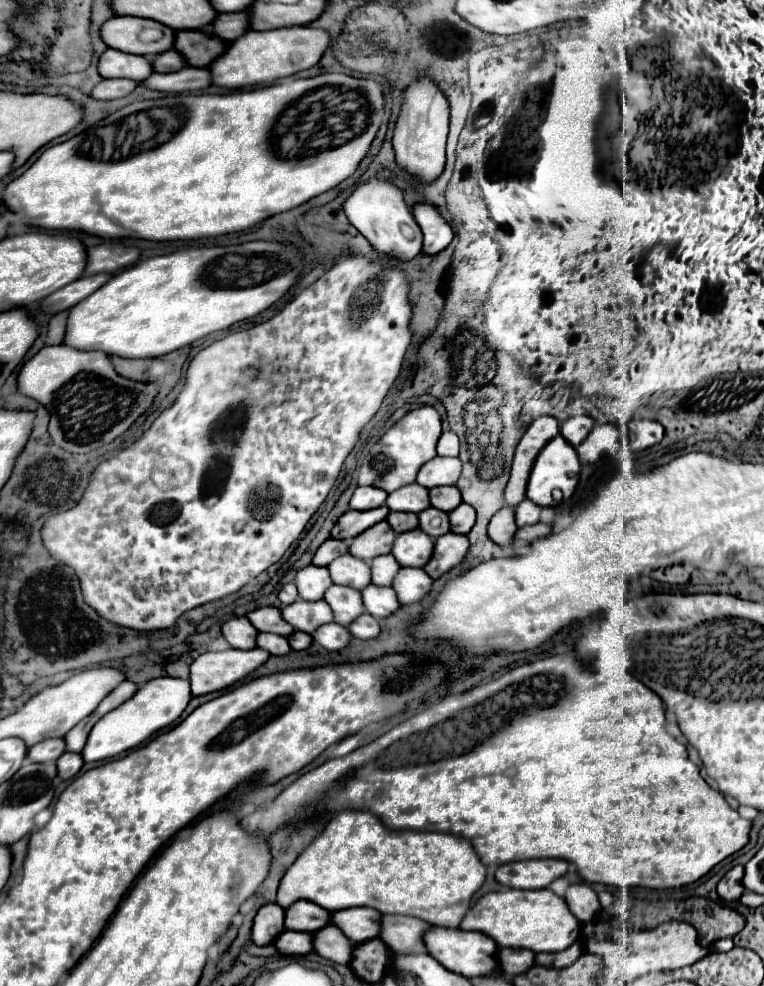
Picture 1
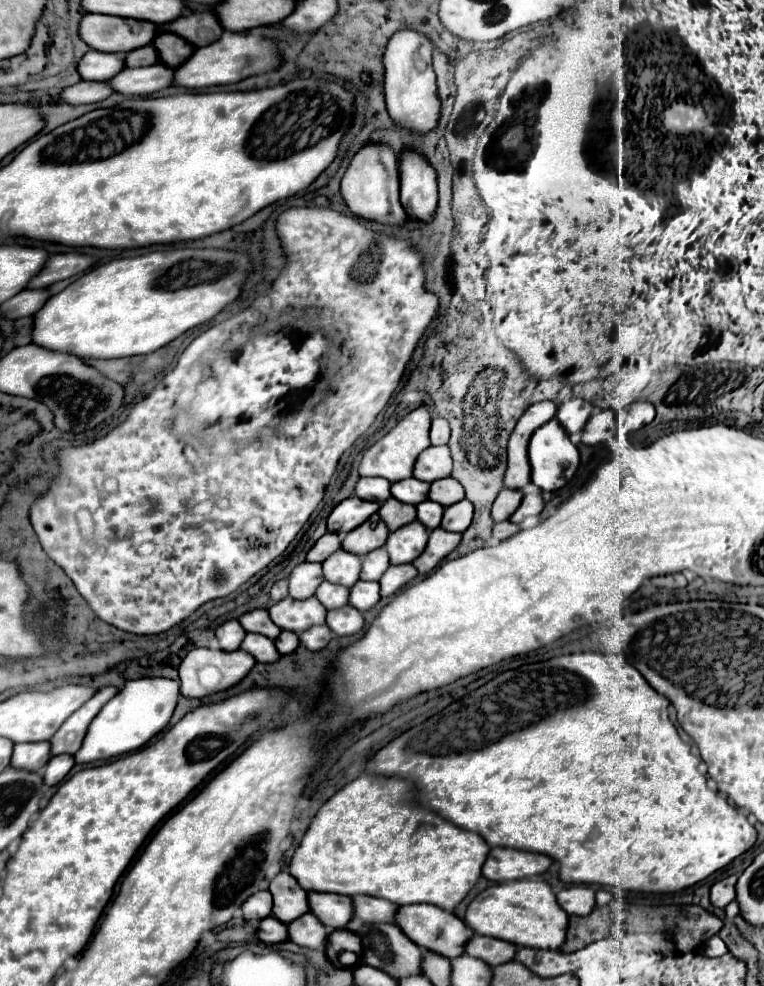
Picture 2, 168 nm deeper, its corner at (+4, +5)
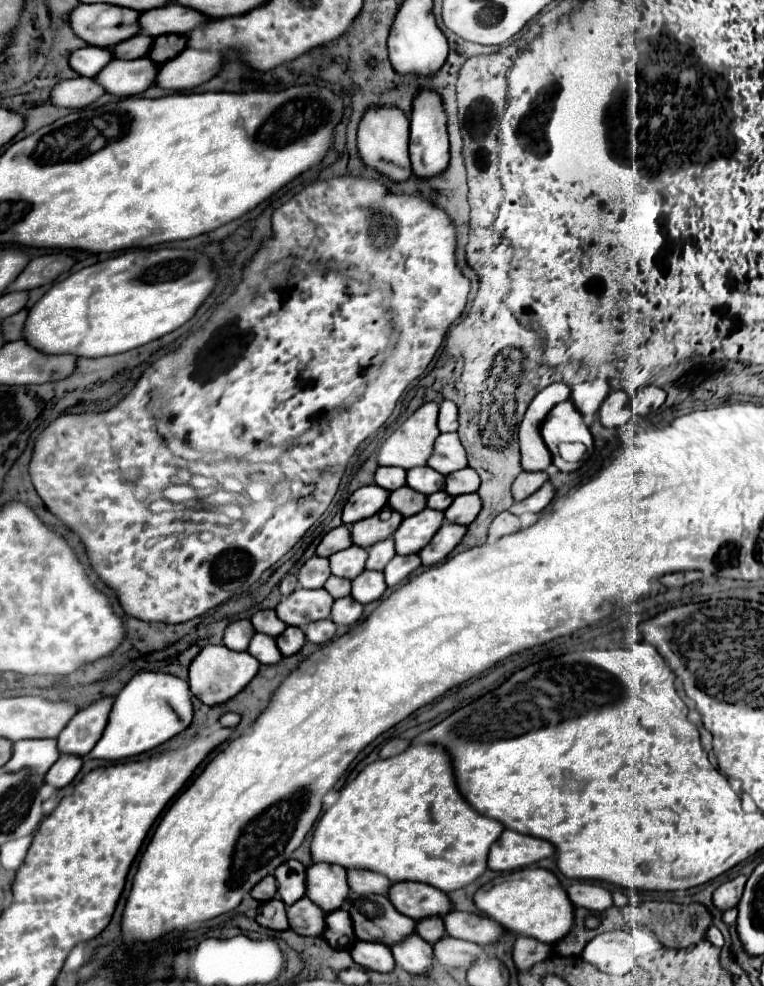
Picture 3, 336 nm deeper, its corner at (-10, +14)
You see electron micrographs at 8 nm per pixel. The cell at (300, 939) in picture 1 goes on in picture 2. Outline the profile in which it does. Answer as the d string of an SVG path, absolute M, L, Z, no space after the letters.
M263 918L257 928L257 938L267 944L277 944L287 940L287 928L283 922L277 922L277 918Z

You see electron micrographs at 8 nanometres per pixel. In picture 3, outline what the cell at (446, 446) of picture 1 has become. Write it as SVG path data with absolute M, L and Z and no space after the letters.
M443 401L439 409L439 431L449 433L449 431L457 431L457 427L459 427L457 405L453 401Z

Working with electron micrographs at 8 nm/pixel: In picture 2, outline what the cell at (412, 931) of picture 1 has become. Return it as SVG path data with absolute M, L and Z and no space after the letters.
M365 894L353 896L353 914L361 918L365 924L377 922L395 922L393 916L397 912L397 904L385 898L369 898Z

